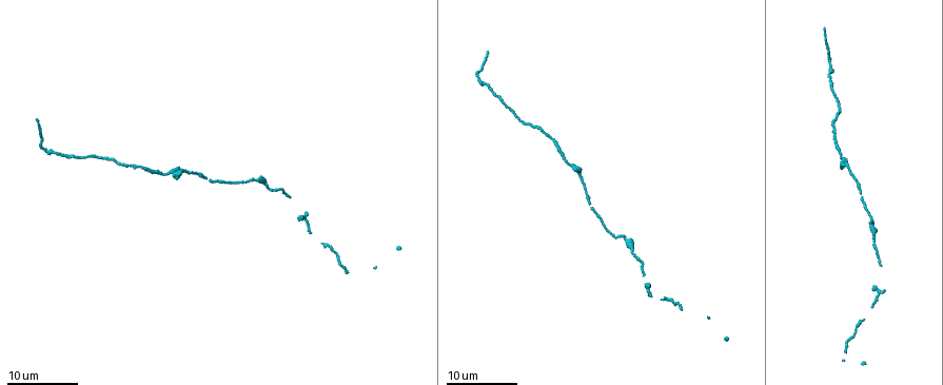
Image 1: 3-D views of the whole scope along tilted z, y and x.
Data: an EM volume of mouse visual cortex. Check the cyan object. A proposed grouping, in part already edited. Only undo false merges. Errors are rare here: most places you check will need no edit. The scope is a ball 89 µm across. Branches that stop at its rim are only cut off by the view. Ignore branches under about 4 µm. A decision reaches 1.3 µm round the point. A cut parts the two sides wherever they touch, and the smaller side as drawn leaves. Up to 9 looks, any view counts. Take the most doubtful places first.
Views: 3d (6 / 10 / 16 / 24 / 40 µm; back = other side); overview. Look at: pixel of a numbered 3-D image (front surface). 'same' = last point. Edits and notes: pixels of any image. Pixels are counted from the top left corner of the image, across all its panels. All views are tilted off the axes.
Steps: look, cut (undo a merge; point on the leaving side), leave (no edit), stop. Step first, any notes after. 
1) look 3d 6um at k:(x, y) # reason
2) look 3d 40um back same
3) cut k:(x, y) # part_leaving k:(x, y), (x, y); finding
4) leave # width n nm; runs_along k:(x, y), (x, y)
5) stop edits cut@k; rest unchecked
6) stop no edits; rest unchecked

look 3d 16um at 1:(476, 77)

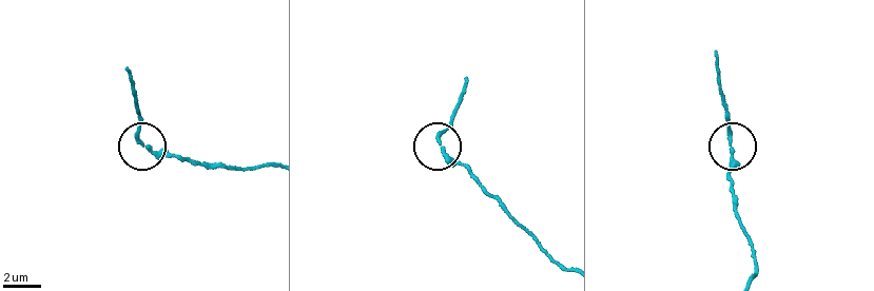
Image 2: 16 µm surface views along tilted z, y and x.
look 3d 6um at 2:(441, 141) # zoom in

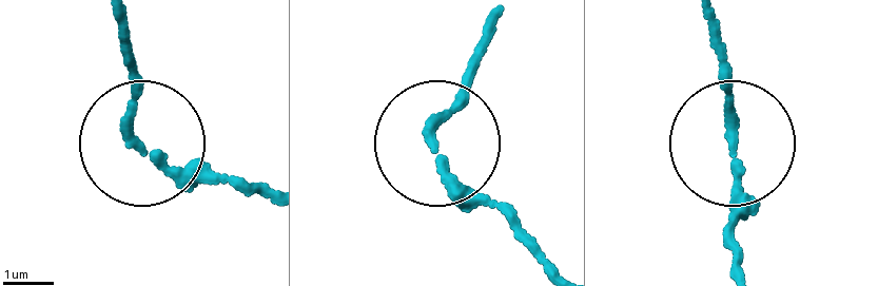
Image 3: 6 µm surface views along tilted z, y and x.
leave # runs_along 3:(264, 194), (183, 170), (135, 135), (124, 116), (132, 31); continuous, no second neuron

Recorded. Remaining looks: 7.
look 3d 16um at 1:(253, 181) # sudden change in width

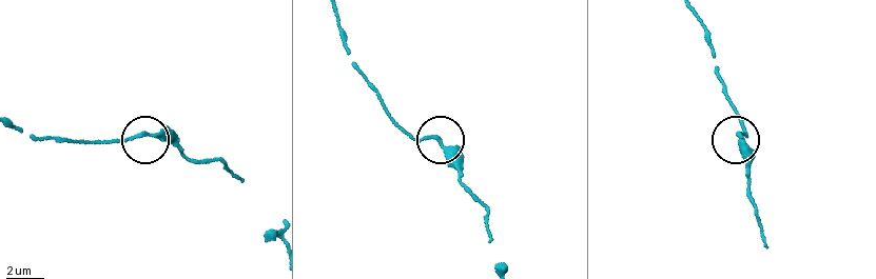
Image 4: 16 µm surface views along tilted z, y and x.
look 3d 6um at 4:(141, 134) # closer look

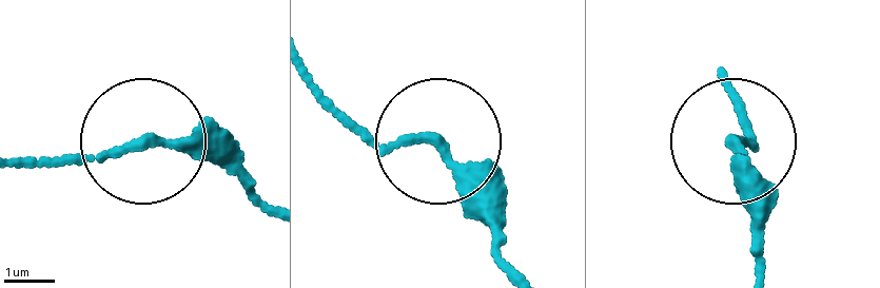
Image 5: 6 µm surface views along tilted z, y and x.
leave # runs_along 5:(313, 79), (369, 131), (435, 144), (495, 230); one neuron here

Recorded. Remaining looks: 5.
look 3d 24um at 1:(77, 156)

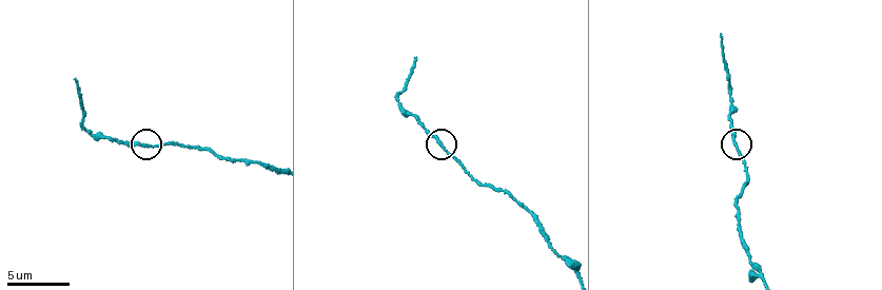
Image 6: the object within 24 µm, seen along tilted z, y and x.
look 3d 10um at 6:(441, 144)

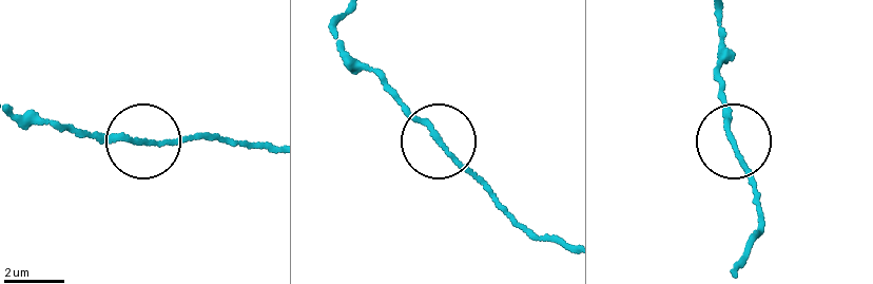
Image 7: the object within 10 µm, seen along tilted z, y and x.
leave # runs_along 7:(564, 246), (519, 228), (403, 111), (383, 76); continuous, no second neuron

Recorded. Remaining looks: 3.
look 3d 10um at 6:(751, 260) # a narrow waist

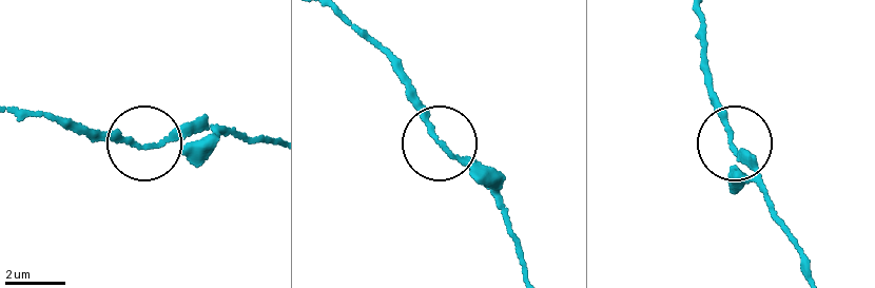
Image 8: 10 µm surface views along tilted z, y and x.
leave # runs_along 8:(807, 271), (760, 174), (735, 145), (700, 58); continuous, no second neuron

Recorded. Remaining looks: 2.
stop no edits; rest unchecked

